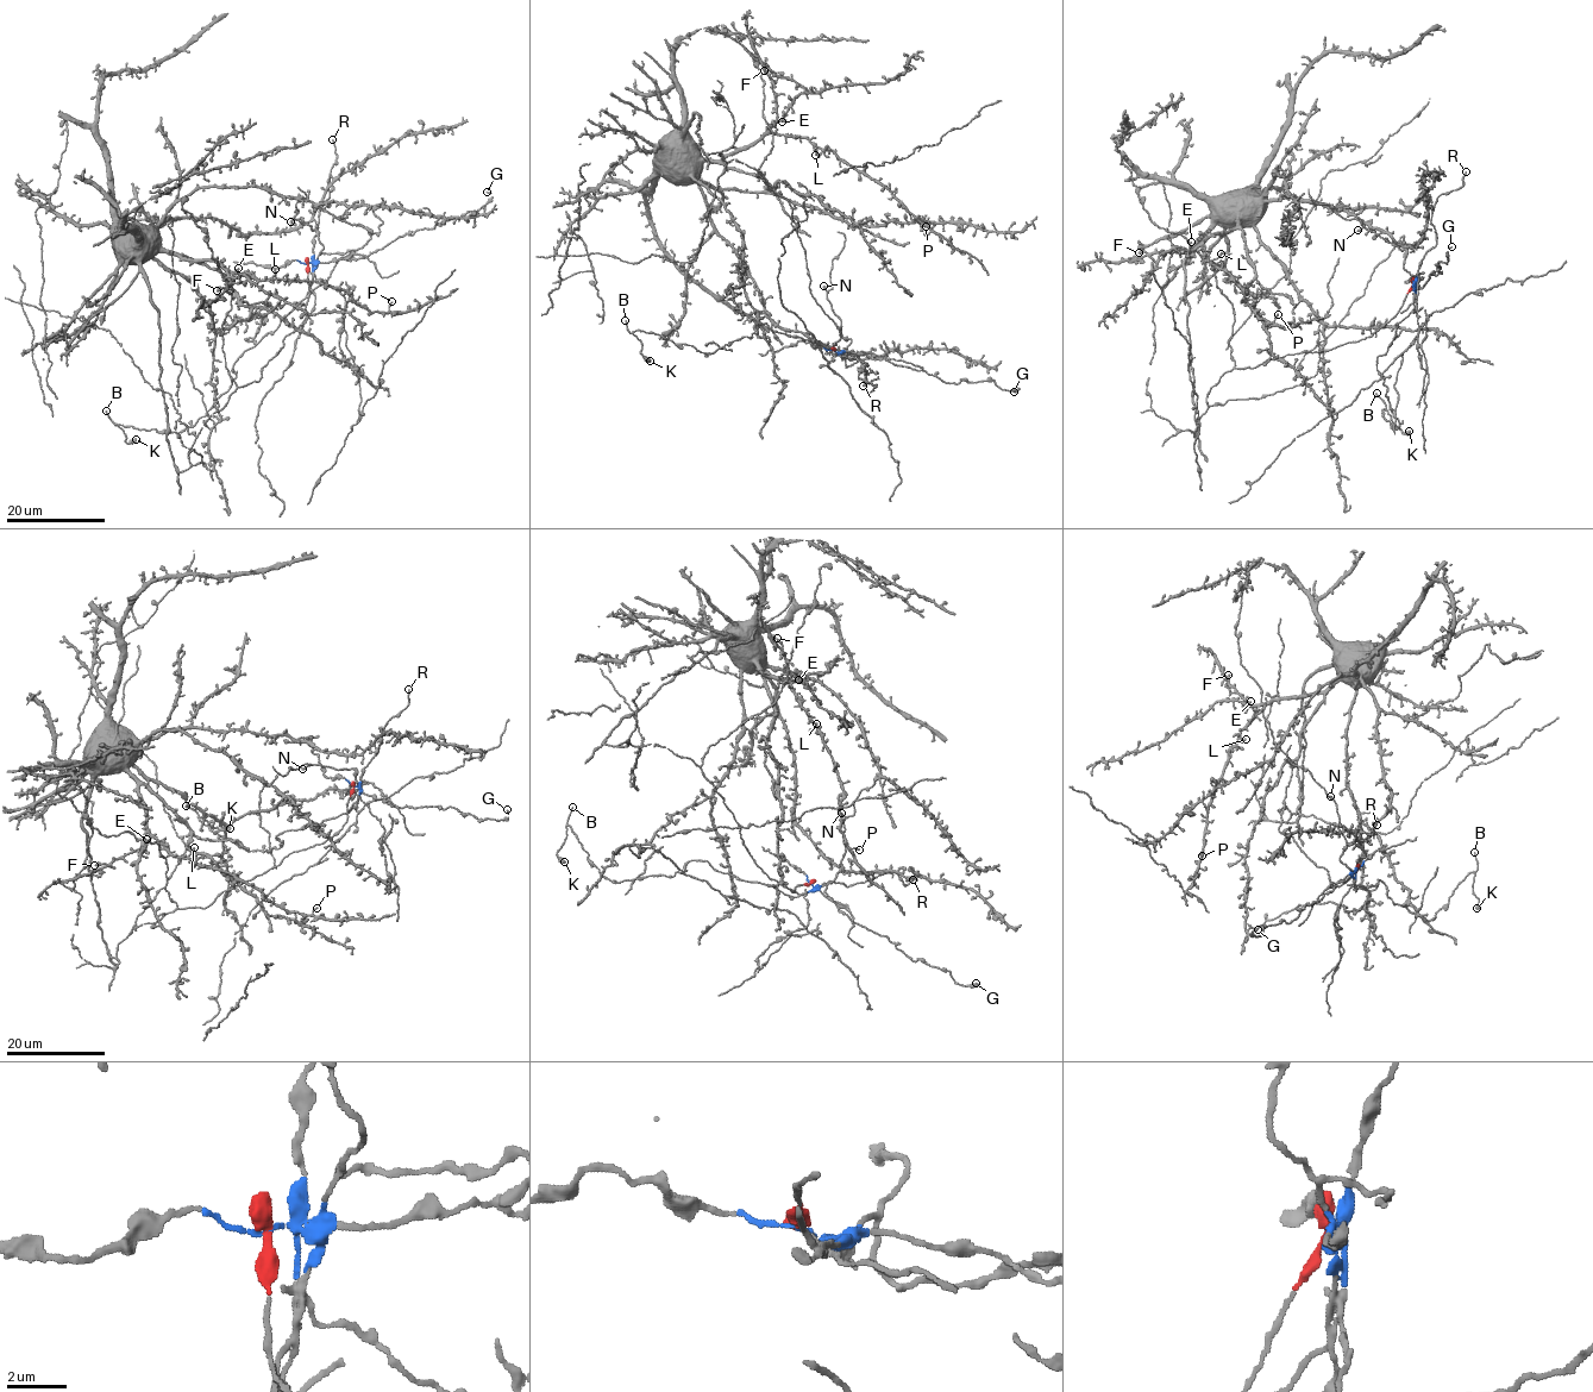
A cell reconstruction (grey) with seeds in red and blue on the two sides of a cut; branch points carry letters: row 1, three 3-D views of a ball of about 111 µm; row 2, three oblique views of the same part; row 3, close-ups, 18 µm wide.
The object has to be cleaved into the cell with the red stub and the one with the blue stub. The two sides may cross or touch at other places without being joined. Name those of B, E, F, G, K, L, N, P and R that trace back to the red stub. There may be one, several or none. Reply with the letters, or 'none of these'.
E, F, L, P

